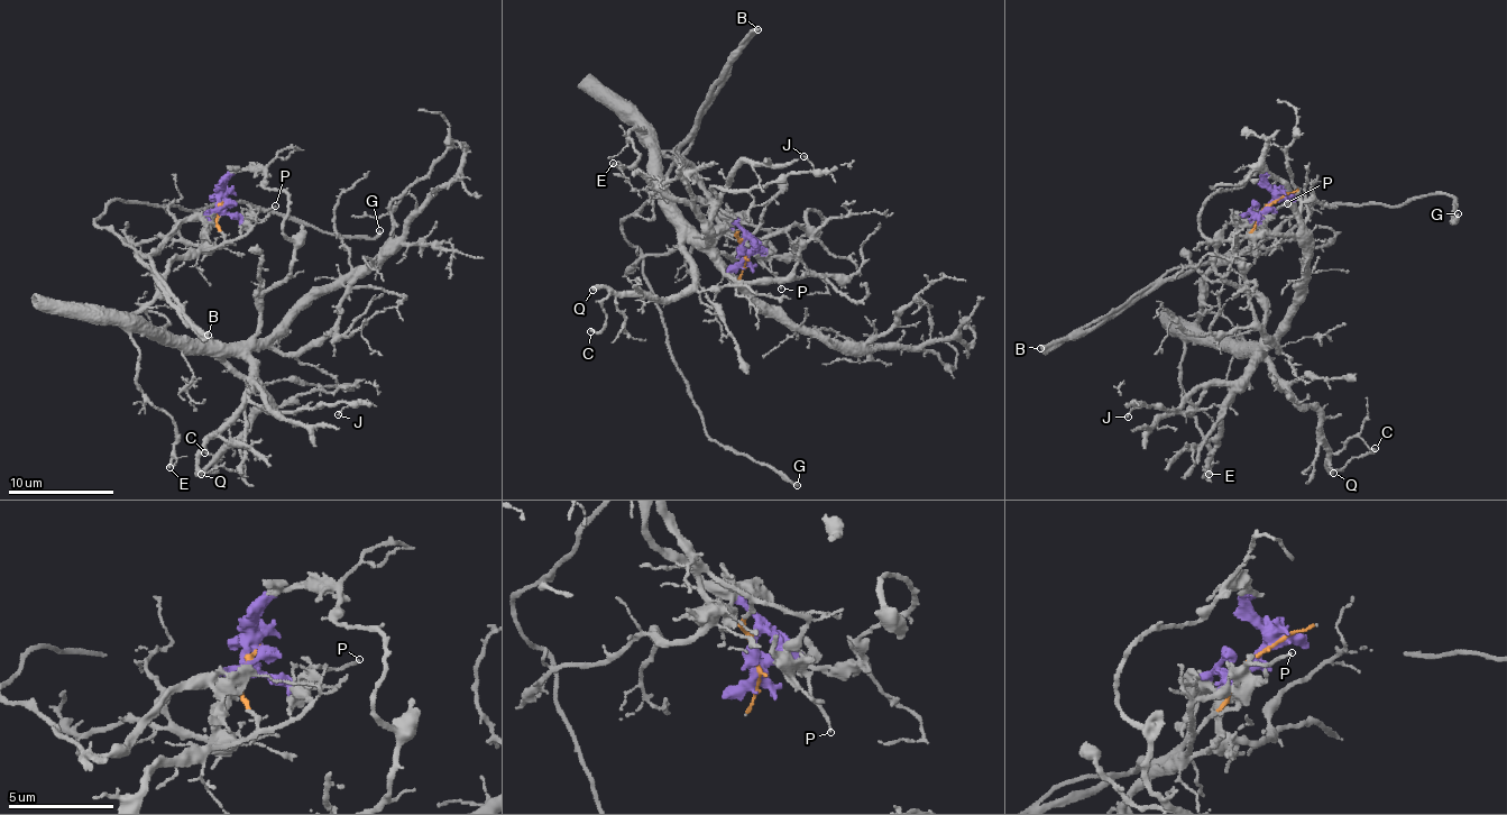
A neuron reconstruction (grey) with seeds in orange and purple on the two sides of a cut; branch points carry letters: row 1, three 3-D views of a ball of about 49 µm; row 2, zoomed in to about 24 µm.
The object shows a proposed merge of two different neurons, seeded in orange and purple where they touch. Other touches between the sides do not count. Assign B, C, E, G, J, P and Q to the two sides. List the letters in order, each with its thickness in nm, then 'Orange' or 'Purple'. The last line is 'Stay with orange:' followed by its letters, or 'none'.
B: Thickness 460 nm. Purple
C: Thickness 150 nm. Orange
E: Thickness 180 nm. Orange
G: Thickness 240 nm. Purple
J: Thickness 80 nm. Orange
P: Thickness 130 nm. Purple
Q: Thickness 340 nm. Orange
Stay with orange: C, E, J, Q

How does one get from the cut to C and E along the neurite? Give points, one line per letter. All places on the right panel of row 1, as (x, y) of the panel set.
C: (1269, 205), (1204, 282), (1197, 326), (1267, 356), (1294, 399), (1316, 412), (1335, 469), (1375, 449)
E: (1269, 205), (1256, 229), (1204, 282), (1204, 300), (1184, 345), (1185, 394), (1207, 448), (1207, 475)

